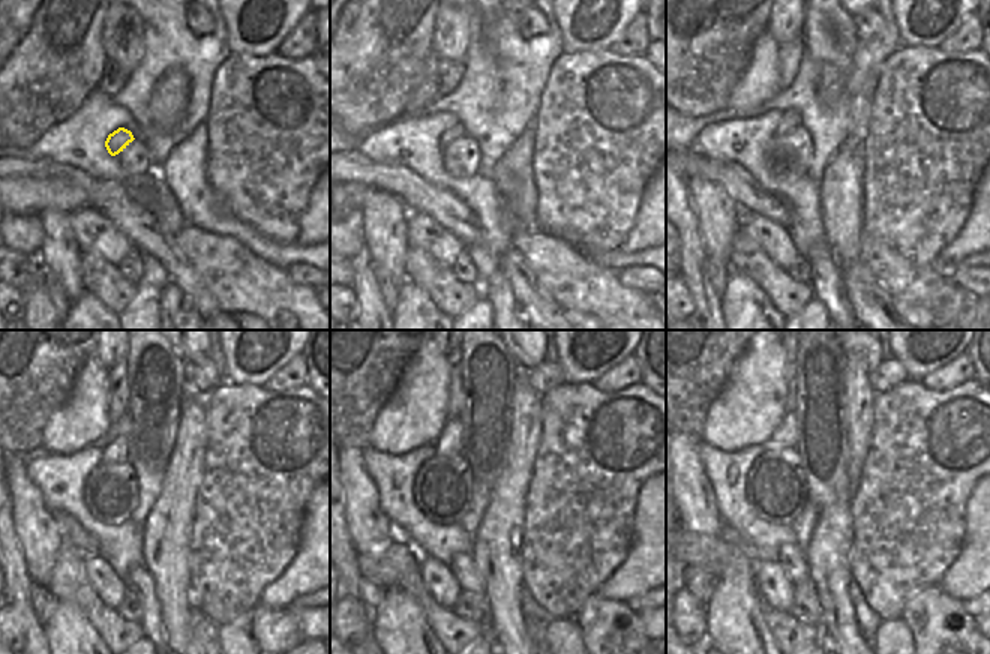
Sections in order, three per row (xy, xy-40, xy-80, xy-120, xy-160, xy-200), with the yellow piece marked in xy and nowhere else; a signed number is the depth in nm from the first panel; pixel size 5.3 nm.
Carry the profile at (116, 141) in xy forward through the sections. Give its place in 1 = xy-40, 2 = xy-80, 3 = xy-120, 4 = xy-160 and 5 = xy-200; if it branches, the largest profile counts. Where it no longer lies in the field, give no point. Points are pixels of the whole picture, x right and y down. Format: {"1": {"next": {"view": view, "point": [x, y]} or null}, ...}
{"1": {"next": {"view": "xy-40", "point": [456, 131]}}, "2": {"next": {"view": "xy-80", "point": [789, 120]}}, "3": {"next": {"view": "xy-120", "point": [117, 450]}}, "4": {"next": {"view": "xy-160", "point": [449, 443]}}, "5": {"next": {"view": "xy-200", "point": [786, 434]}}}

